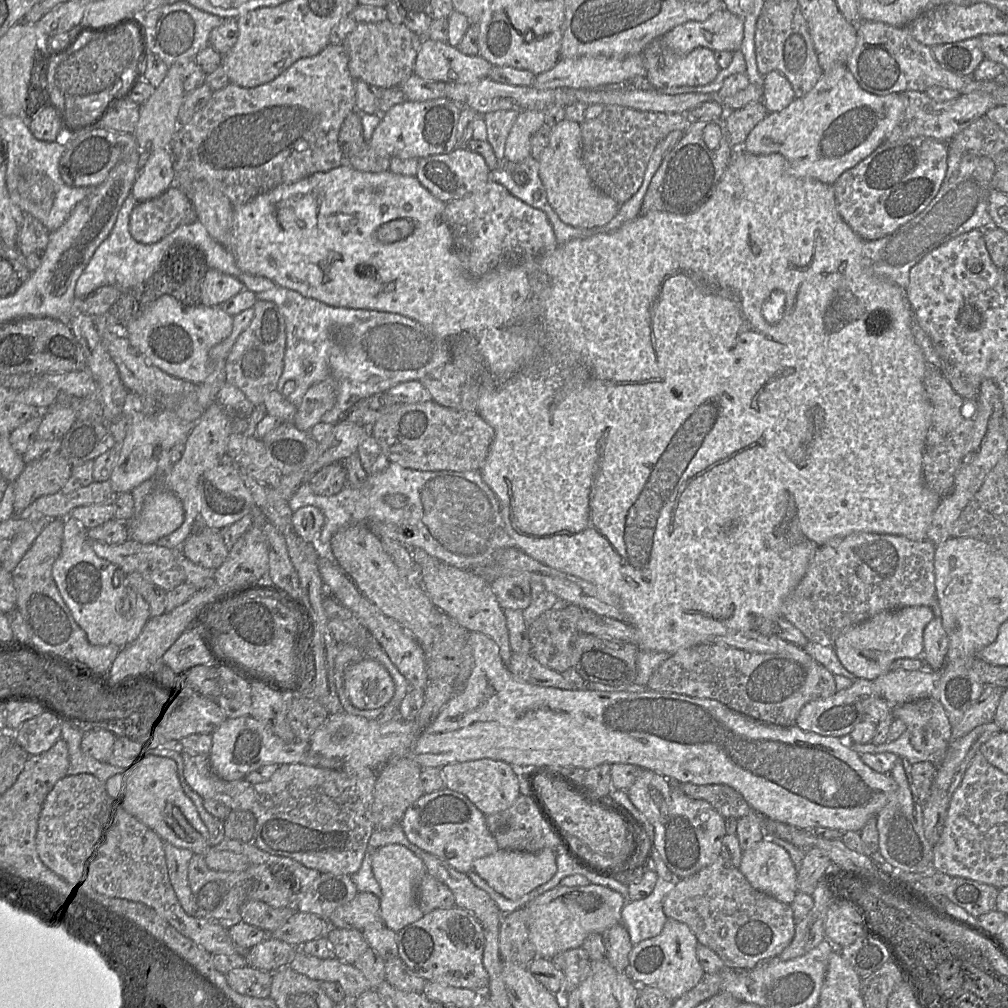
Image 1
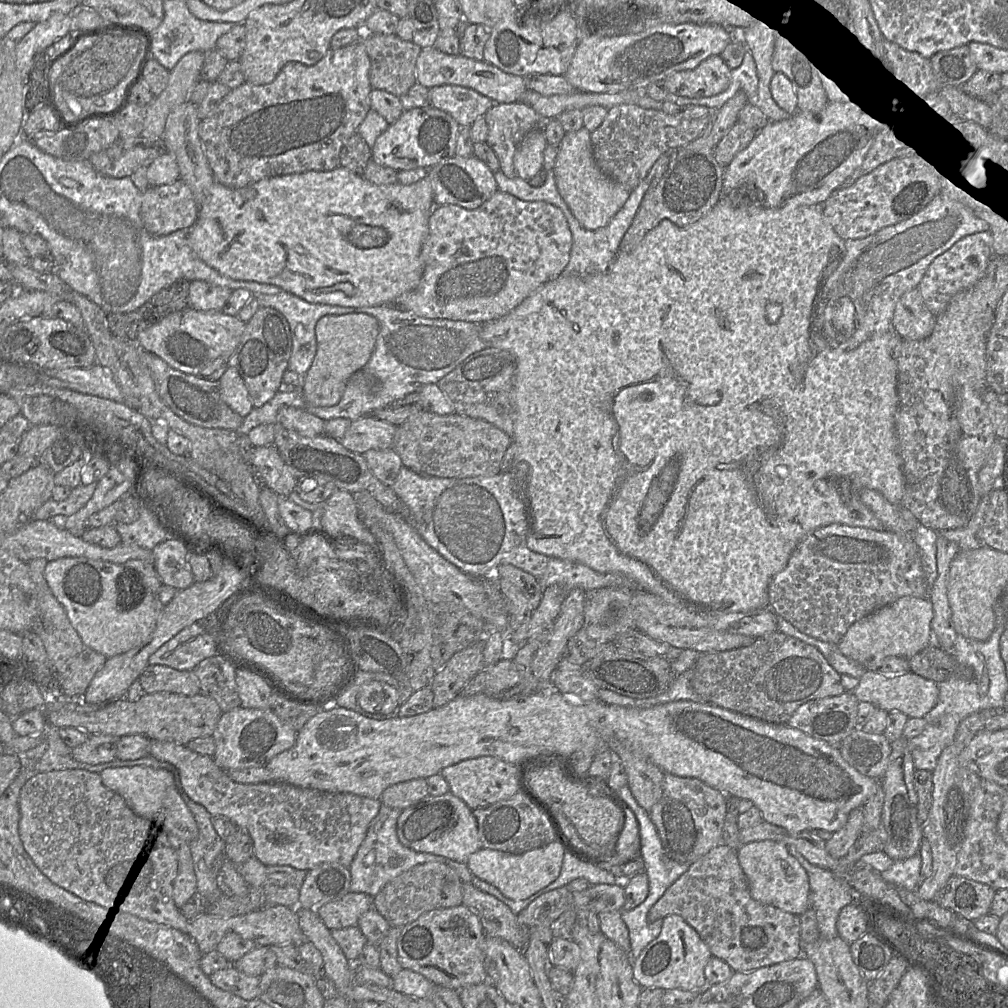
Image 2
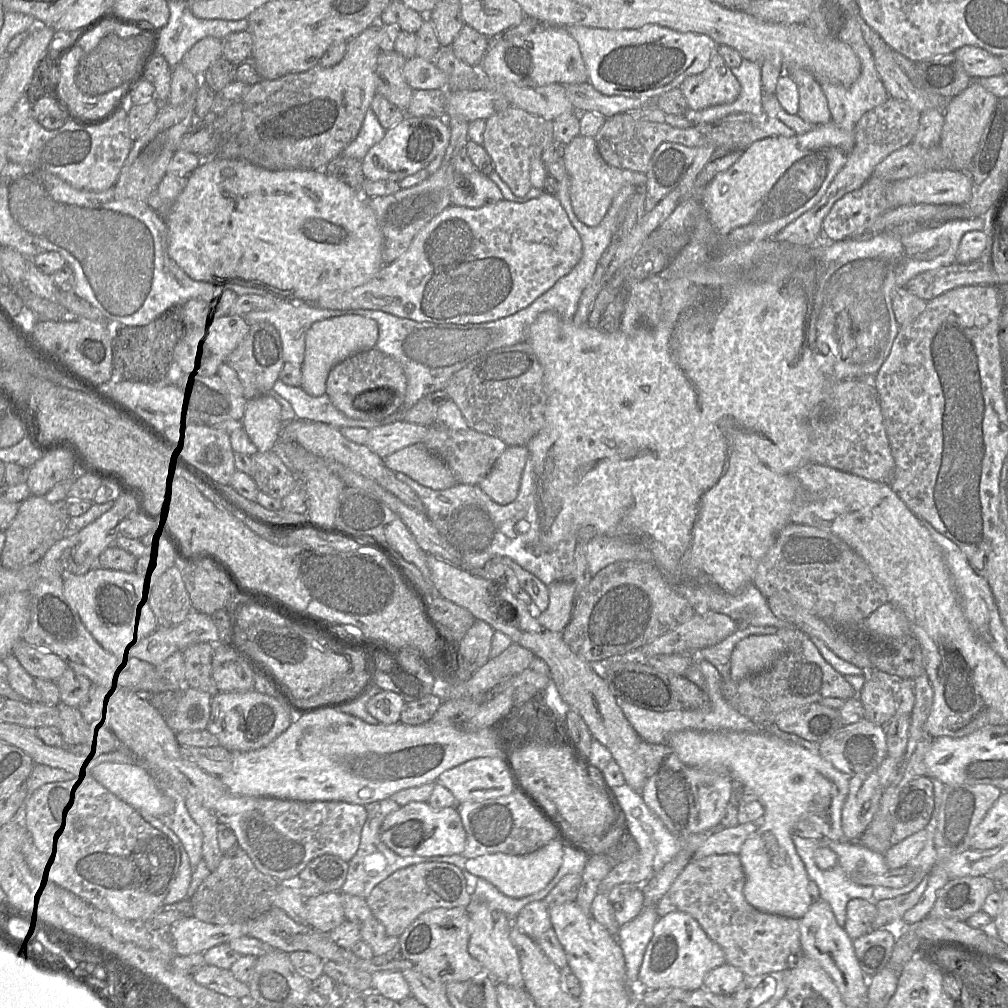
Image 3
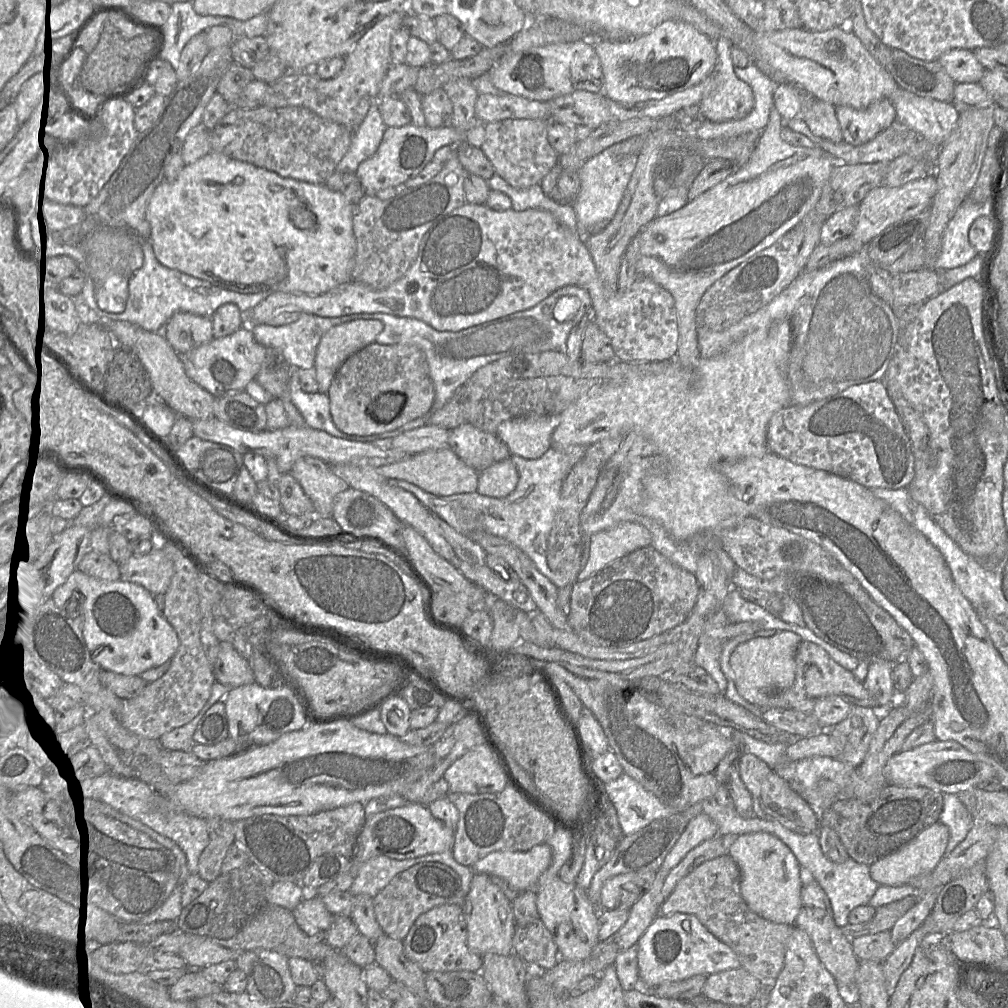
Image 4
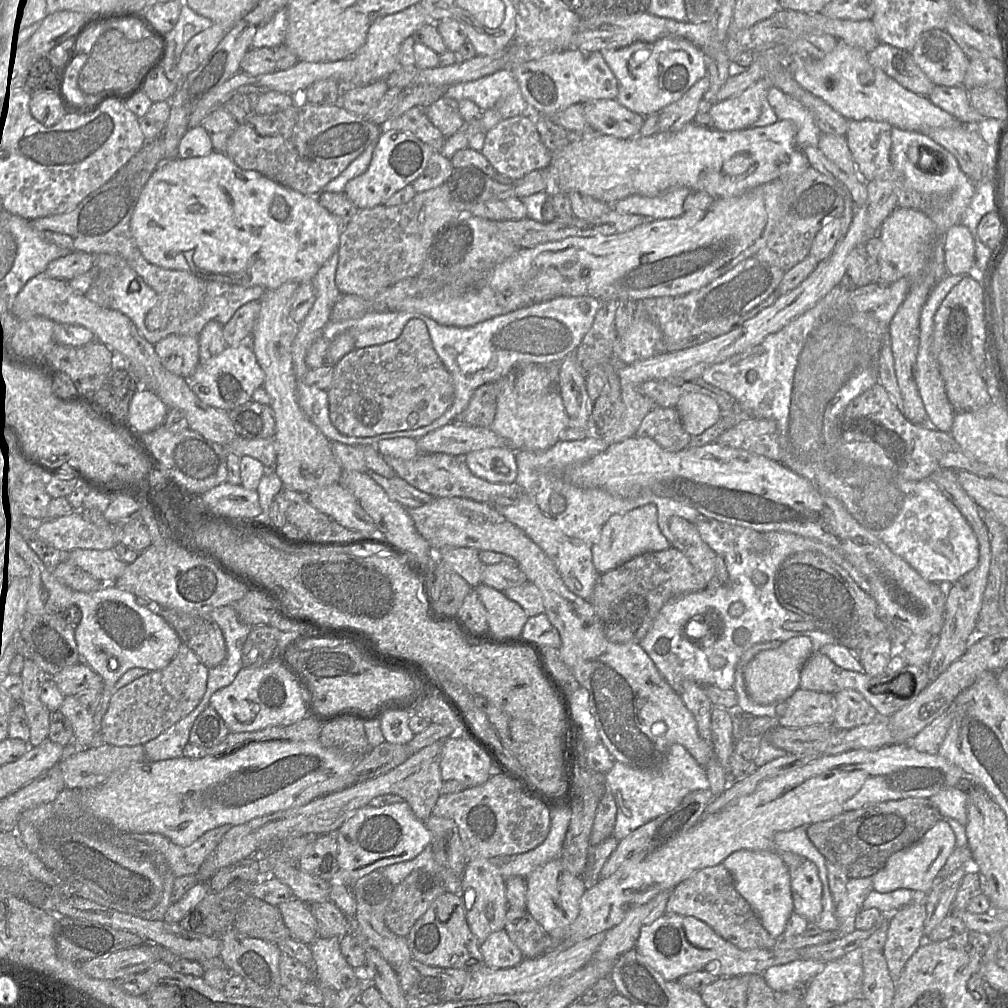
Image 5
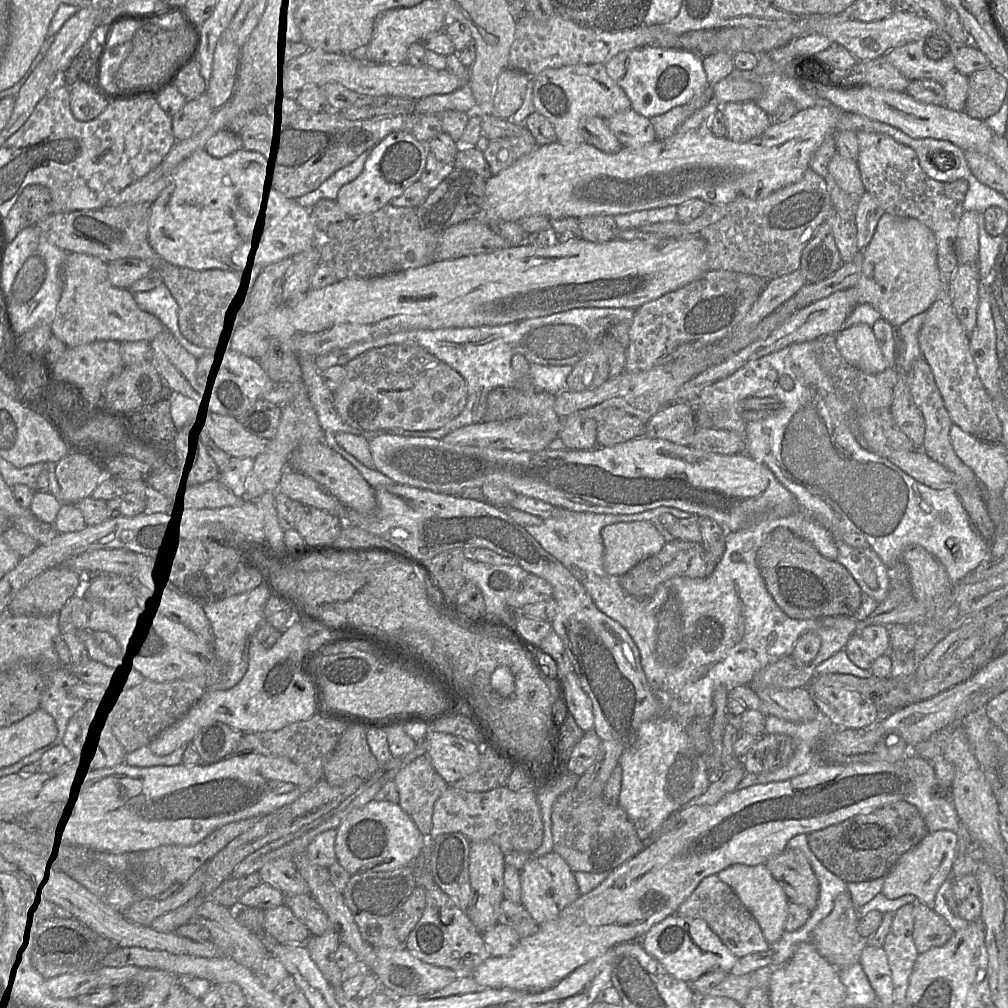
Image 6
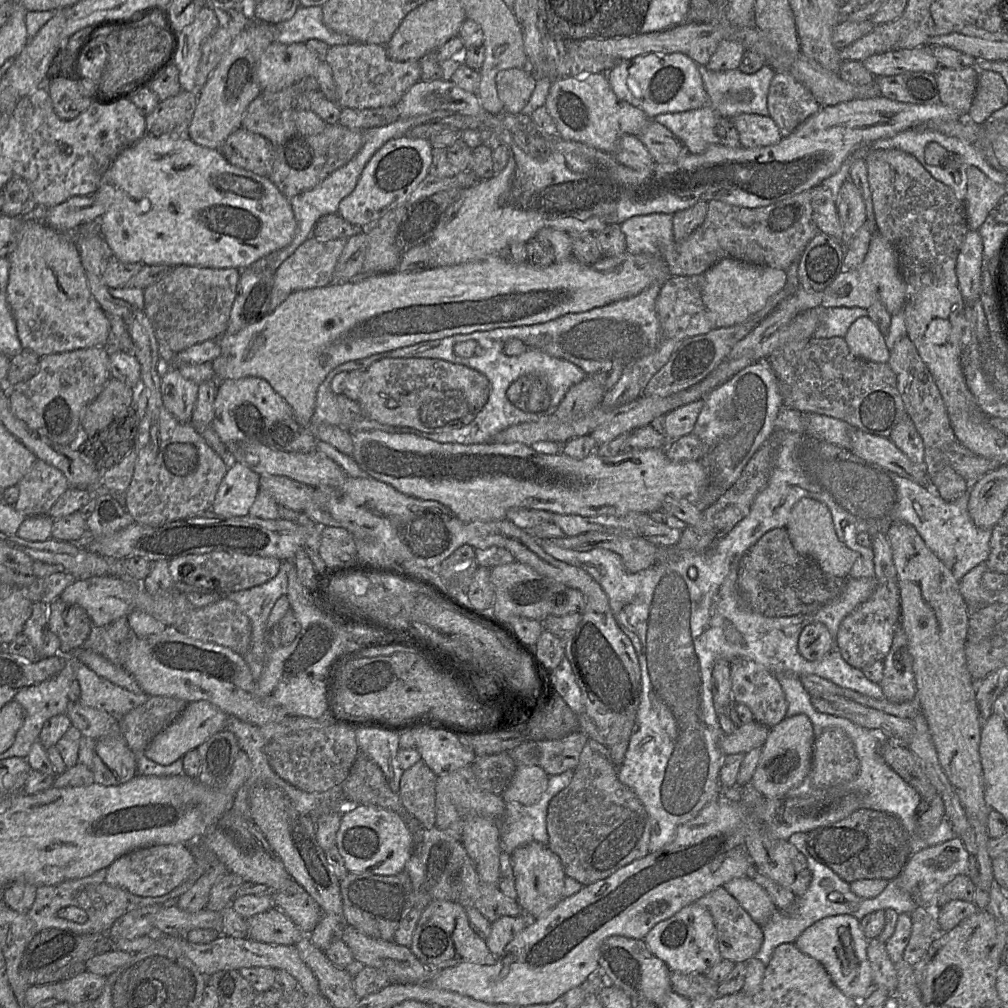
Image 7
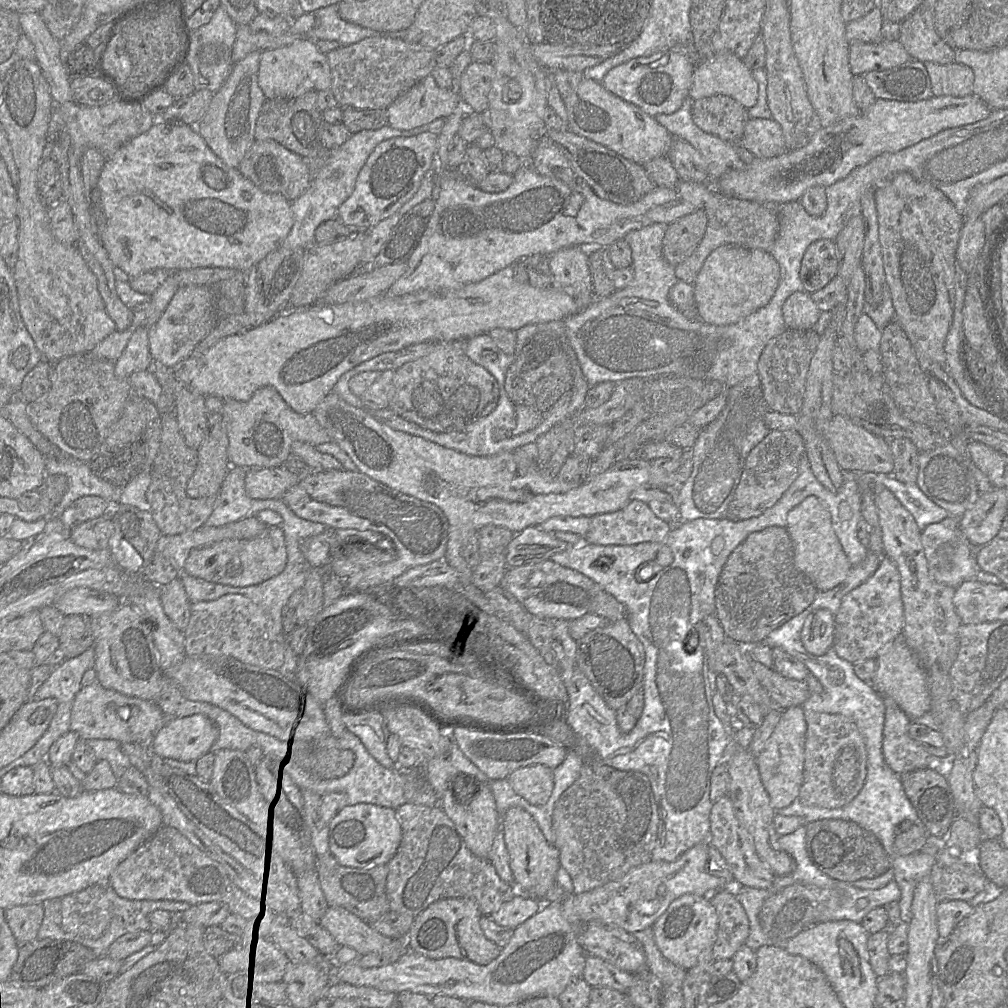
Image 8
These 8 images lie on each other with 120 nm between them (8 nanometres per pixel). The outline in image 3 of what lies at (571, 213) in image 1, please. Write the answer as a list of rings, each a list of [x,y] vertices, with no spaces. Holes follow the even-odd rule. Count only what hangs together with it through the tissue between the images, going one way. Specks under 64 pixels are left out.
[[[579,134],[565,145],[563,161],[570,179],[572,208],[577,218],[589,227],[595,227],[601,223],[614,197],[623,187],[633,185],[639,188],[646,183],[644,173],[622,170],[608,165],[601,157],[592,137]]]

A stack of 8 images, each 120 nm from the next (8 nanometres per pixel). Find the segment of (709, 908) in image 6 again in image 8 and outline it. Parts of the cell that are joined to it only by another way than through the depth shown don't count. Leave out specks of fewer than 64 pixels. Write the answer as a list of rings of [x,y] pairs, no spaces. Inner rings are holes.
[[[734,887],[708,896],[717,912],[717,938],[712,947],[714,960],[732,959],[749,936],[747,914],[734,894]]]

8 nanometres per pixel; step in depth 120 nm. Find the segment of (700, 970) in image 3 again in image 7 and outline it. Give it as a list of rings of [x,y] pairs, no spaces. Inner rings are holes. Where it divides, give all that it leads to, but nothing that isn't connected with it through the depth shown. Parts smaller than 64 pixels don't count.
[[[696,902],[683,907],[670,918],[658,922],[646,934],[644,941],[648,949],[661,959],[670,971],[705,974],[723,959],[718,948],[713,918],[707,909]]]

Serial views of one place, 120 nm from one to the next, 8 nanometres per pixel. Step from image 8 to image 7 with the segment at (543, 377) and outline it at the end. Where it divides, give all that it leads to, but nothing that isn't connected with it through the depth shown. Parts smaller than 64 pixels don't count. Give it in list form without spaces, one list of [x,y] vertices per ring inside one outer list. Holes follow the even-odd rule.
[[[533,374],[523,375],[507,389],[508,400],[524,412],[545,413],[550,407],[550,395],[544,380]]]

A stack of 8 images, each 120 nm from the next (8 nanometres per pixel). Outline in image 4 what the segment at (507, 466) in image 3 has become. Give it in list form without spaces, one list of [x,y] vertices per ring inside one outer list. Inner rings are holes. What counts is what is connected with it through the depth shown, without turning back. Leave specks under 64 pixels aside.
[[[504,459],[479,472],[476,491],[492,498],[505,498],[515,490],[518,480],[515,465],[511,459]]]

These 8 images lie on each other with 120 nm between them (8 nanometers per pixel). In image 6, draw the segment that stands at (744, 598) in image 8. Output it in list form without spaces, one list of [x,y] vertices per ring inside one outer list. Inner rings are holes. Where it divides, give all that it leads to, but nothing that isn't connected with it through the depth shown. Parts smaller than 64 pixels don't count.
[[[776,528],[765,538],[756,563],[768,592],[790,618],[852,615],[861,605],[862,590],[849,571],[838,561],[822,556],[812,543],[787,528]]]

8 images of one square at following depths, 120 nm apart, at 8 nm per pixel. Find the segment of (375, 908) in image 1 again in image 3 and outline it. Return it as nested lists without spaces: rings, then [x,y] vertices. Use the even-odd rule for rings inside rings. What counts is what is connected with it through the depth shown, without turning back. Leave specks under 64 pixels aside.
[[[342,892],[322,893],[305,899],[306,922],[313,929],[324,934],[342,924],[346,919]]]

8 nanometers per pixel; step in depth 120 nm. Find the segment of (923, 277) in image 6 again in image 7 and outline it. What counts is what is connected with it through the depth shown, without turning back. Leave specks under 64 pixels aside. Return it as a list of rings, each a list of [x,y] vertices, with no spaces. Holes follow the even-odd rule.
[[[878,229],[871,237],[863,262],[857,268],[841,272],[823,291],[821,306],[826,309],[837,307],[868,309],[872,304],[880,302],[891,316],[903,310],[908,297],[908,288],[900,271],[898,252]]]

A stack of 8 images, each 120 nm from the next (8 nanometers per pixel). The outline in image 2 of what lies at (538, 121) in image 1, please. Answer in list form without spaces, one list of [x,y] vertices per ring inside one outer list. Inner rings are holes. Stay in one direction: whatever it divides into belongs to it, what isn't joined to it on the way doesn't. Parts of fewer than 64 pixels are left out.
[[[534,129],[521,141],[514,154],[516,174],[524,181],[535,177],[543,168],[543,153],[547,146],[544,130]]]

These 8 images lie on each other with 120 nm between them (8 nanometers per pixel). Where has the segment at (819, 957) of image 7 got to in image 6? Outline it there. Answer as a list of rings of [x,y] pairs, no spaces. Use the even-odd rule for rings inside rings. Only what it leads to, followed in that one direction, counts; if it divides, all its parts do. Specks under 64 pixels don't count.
[[[839,894],[832,911],[814,928],[810,942],[818,953],[837,970],[860,961],[865,939],[858,931],[859,916],[850,894]]]

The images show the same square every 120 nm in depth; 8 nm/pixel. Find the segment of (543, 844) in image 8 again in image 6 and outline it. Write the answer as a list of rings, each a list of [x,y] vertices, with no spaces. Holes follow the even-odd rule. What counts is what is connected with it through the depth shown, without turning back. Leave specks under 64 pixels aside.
[[[553,851],[529,859],[520,870],[520,882],[521,904],[539,925],[555,919],[564,908],[580,896],[574,872],[566,861]]]

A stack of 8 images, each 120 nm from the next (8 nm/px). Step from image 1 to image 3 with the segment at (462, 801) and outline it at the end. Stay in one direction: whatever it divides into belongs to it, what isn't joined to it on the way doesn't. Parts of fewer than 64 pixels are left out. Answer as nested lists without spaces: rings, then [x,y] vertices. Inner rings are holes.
[[[411,802],[384,819],[380,828],[380,838],[399,856],[430,857],[462,855],[467,836],[456,806],[436,809],[428,802]]]

